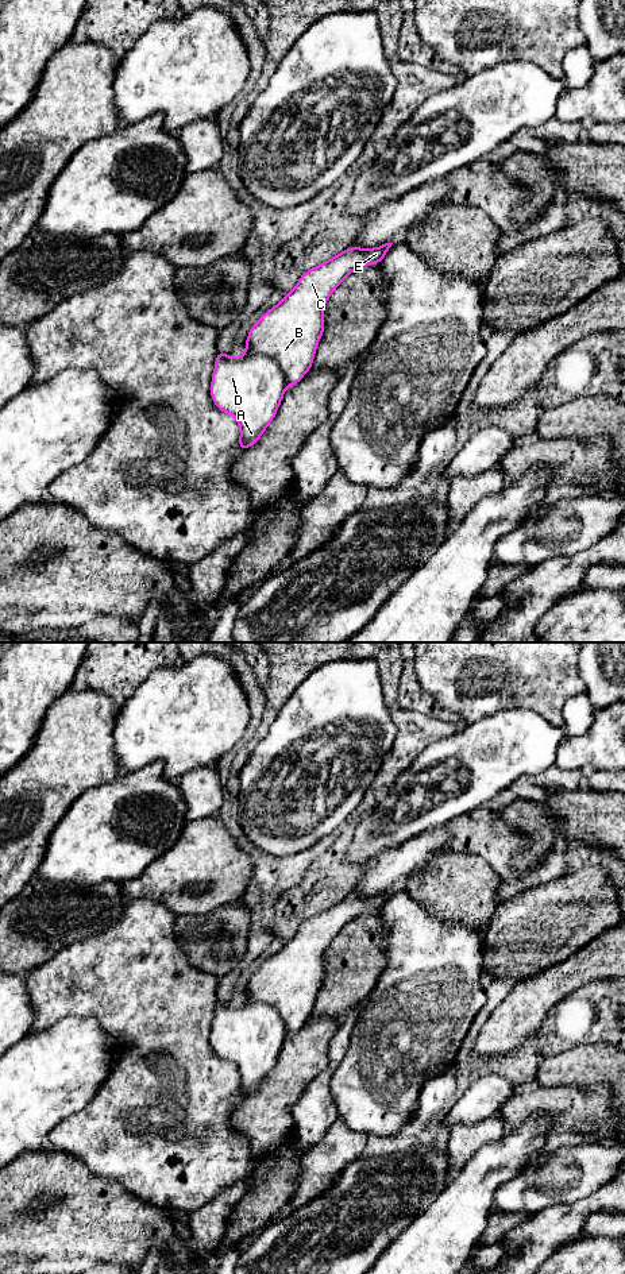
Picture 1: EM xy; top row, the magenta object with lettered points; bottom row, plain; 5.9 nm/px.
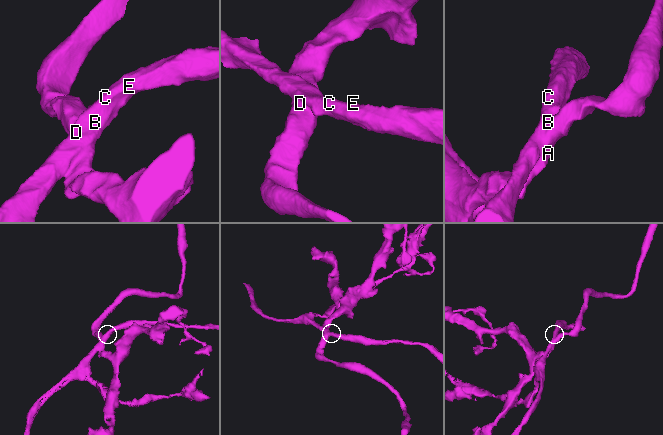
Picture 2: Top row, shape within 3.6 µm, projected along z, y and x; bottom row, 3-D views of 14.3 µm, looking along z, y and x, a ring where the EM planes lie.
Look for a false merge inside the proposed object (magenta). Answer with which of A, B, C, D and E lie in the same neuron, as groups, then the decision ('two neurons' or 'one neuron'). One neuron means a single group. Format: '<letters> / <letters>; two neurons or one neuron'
A D / B C E; two neurons

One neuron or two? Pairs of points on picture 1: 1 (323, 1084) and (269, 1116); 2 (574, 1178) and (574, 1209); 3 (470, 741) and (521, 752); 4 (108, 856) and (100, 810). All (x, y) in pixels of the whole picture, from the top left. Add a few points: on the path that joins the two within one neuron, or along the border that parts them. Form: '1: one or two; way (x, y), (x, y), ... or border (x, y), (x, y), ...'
1: two; border (319, 1074), (297, 1100), (290, 1130)
2: two; border (601, 1185), (587, 1196), (558, 1203), (543, 1211)
3: one; way (482, 746), (509, 746)
4: one; way (108, 845), (108, 837), (97, 826), (100, 821)

